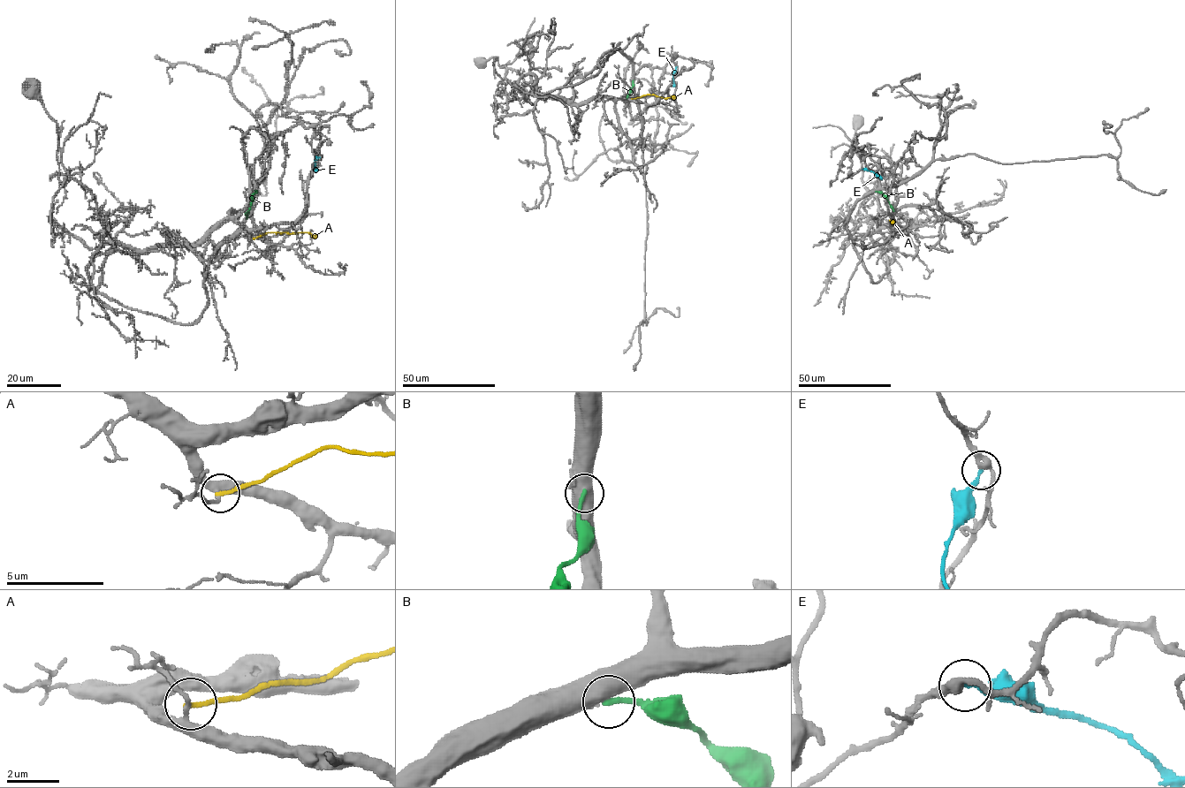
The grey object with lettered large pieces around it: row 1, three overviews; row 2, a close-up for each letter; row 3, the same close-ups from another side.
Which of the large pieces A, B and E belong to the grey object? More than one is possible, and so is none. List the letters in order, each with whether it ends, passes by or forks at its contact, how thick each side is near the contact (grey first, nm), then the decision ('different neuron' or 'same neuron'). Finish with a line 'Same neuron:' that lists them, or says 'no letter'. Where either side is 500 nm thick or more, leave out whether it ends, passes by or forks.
A: it ends there; 180 nm thick on the grey side, 180 nm on the other; different neuron
B: 750 nm thick on the grey side, 240 nm on the other; different neuron
E: it ends there; 300 nm thick on the grey side, 190 nm on the other; different neuron
Same neuron: no letter

